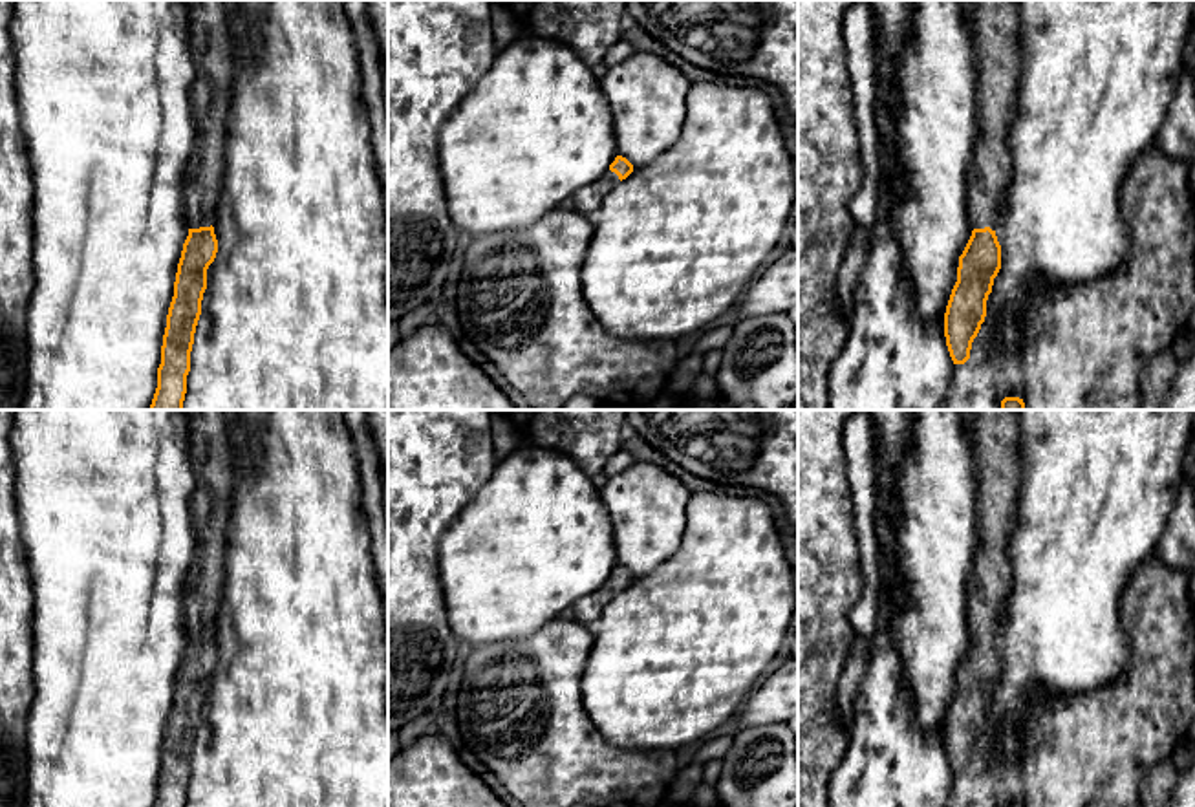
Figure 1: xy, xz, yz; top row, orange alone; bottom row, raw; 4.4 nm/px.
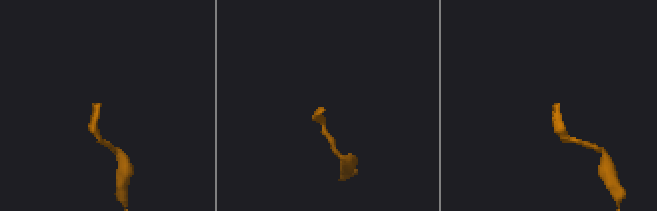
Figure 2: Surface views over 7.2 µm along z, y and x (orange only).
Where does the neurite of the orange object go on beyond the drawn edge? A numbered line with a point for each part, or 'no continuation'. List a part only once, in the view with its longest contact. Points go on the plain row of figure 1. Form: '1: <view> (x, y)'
1: xy (213, 456)

